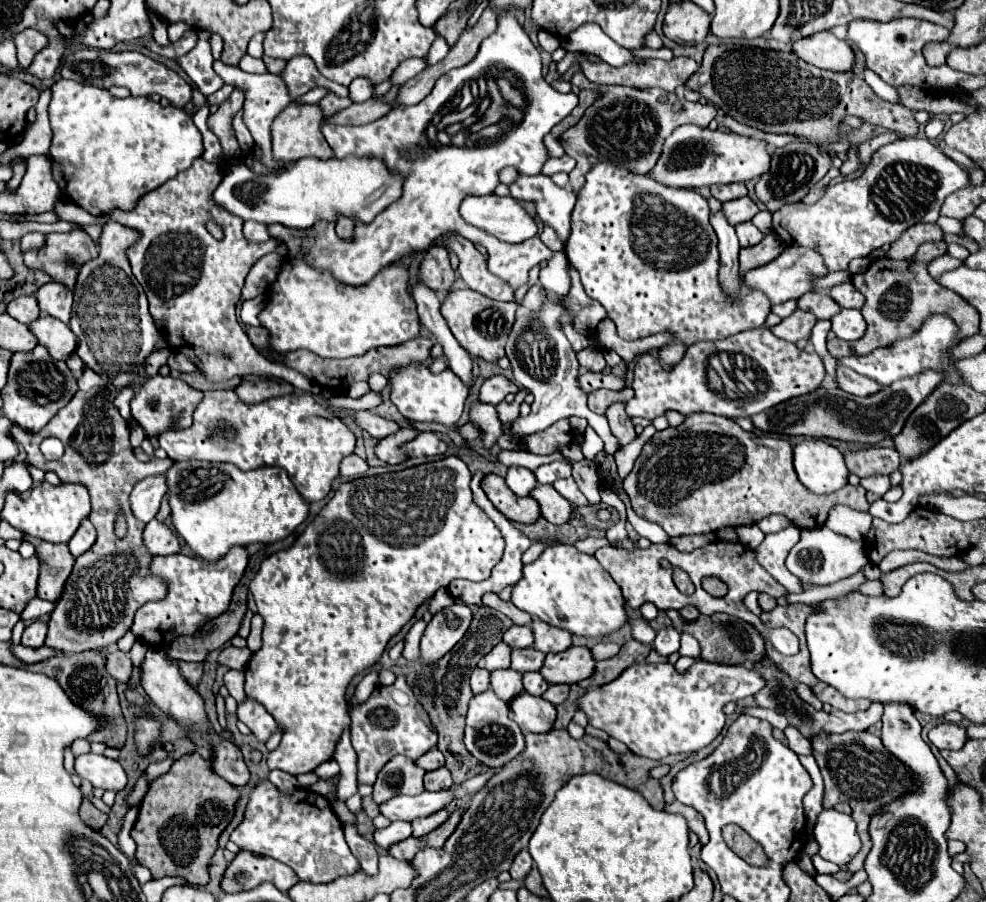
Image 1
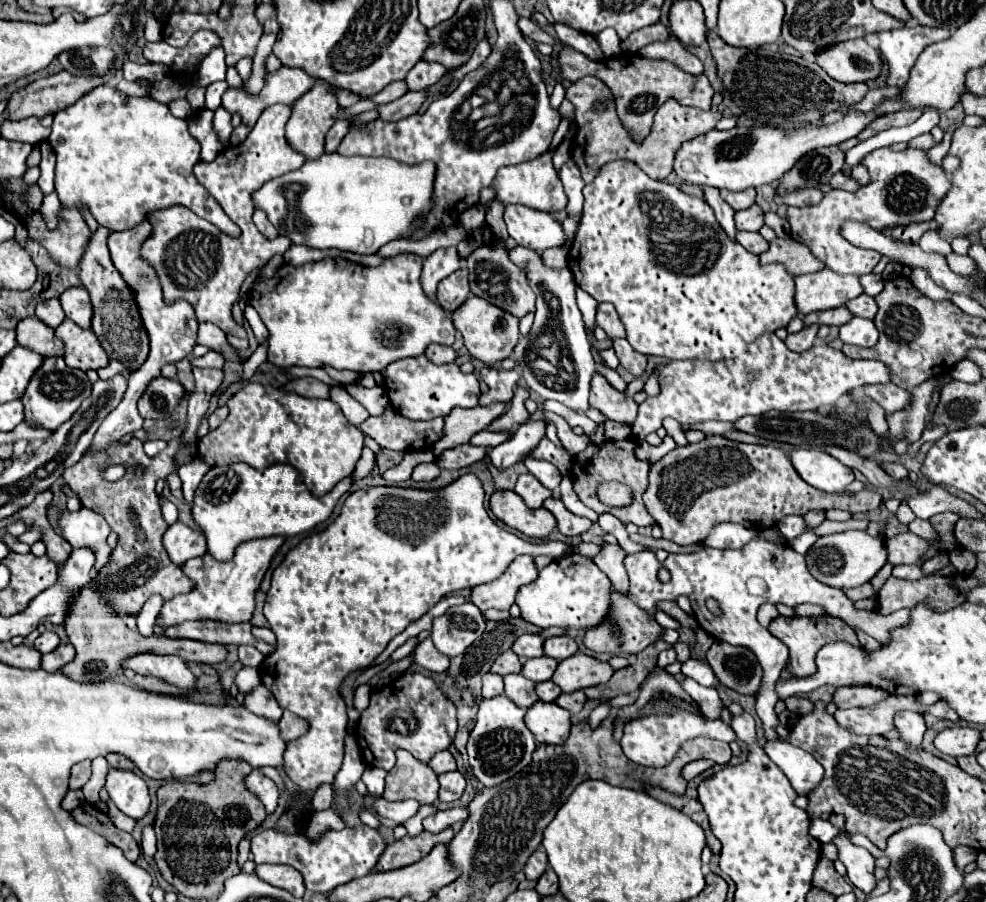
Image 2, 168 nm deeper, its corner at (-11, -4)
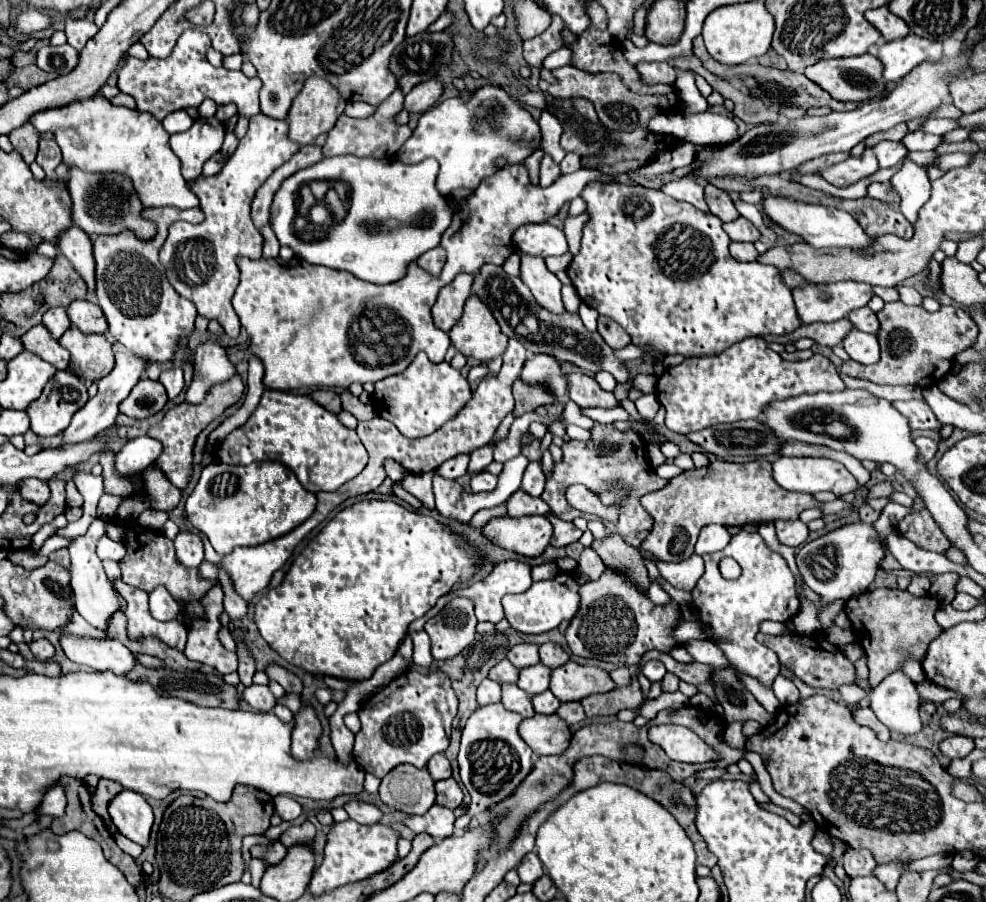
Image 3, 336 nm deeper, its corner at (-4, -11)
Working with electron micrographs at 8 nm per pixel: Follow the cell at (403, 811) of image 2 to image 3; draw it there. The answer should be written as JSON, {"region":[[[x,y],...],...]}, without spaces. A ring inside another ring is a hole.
{"region":[[[349,799],[347,803],[343,803],[343,809],[349,813],[349,819],[361,823],[361,825],[373,825],[379,823],[379,819],[383,817],[383,813],[369,803],[363,803],[359,799]]]}

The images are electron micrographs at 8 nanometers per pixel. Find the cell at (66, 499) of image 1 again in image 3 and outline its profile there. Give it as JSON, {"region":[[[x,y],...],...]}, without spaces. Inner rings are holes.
{"region":[[[95,519],[89,525],[89,531],[85,535],[73,539],[73,543],[69,545],[69,553],[71,553],[71,587],[73,587],[73,595],[75,595],[77,613],[99,631],[107,629],[109,619],[113,617],[113,613],[121,611],[121,601],[117,599],[115,591],[111,589],[111,583],[109,583],[109,579],[103,571],[101,559],[95,553],[95,543],[101,535],[105,535],[105,523],[101,519]]]}

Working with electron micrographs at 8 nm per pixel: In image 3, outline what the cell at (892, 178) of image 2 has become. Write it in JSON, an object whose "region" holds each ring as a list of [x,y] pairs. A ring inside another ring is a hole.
{"region":[[[865,147],[861,157],[849,157],[833,167],[823,167],[823,171],[819,175],[835,187],[847,187],[863,177],[869,177],[877,169],[879,169],[879,165],[877,165],[873,149]]]}

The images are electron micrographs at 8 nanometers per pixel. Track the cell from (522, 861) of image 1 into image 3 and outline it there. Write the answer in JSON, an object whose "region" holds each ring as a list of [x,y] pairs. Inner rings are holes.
{"region":[[[531,851],[529,855],[525,855],[525,859],[517,867],[517,871],[519,871],[519,877],[521,877],[523,883],[535,883],[545,873],[543,863],[537,857],[537,851]]]}

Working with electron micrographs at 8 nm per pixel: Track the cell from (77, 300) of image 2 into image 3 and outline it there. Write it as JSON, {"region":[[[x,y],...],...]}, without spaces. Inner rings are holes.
{"region":[[[73,301],[67,307],[67,313],[71,323],[85,333],[105,333],[109,329],[101,307],[91,301]]]}

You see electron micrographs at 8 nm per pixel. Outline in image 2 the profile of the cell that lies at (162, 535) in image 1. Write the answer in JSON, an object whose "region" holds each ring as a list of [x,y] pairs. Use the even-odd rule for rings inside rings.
{"region":[[[176,522],[172,526],[168,526],[168,530],[162,536],[164,548],[168,552],[168,556],[182,566],[186,560],[196,558],[206,554],[206,542],[202,532],[192,530],[188,526],[184,526],[182,522]]]}

